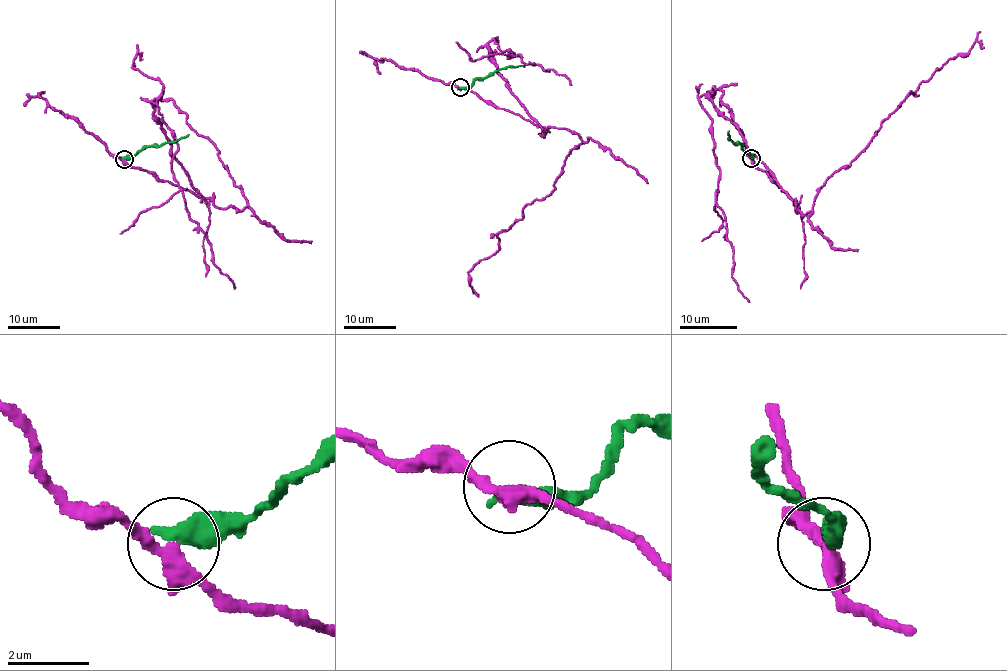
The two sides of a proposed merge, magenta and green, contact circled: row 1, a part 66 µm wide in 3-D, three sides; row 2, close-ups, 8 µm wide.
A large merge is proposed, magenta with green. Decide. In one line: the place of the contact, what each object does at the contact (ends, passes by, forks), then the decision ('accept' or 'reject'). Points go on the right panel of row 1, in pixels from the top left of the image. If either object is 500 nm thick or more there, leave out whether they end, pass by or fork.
at (751, 158); magenta forks there; green ends there; reject

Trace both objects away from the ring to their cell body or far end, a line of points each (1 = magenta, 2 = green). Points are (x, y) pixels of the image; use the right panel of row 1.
1: (751, 159), (790, 198), (702, 95), (712, 120), (716, 202), (732, 247), (732, 278), (749, 301)
2: (751, 157), (741, 144), (735, 144), (729, 138), (729, 131)

